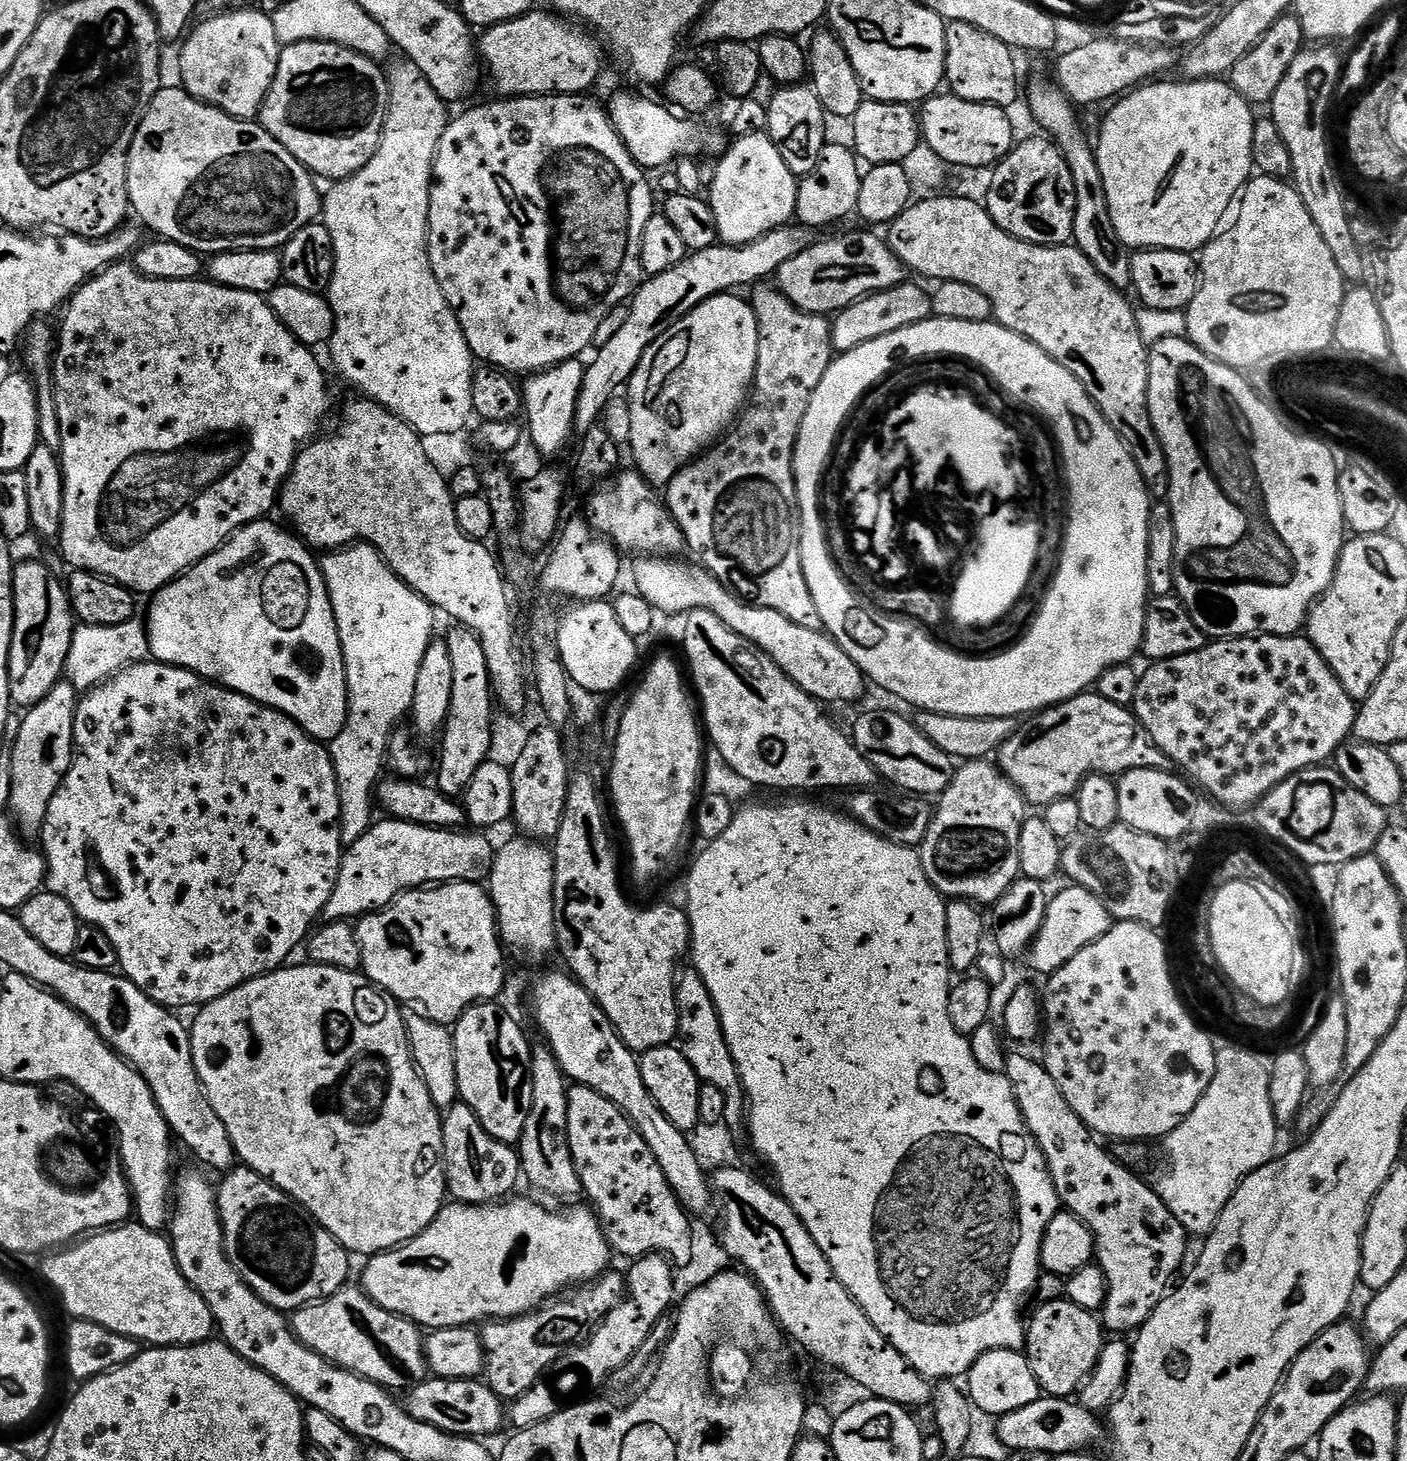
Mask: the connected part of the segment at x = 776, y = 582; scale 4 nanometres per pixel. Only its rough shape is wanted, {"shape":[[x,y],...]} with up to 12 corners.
{"shape":[[751,289],[738,423],[666,486],[687,551],[821,630],[802,570],[796,439],[829,317]]}

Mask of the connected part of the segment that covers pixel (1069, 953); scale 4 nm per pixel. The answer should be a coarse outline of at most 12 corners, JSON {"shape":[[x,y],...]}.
{"shape":[[1090,890],[1049,899],[1030,945],[1036,972],[1057,972],[1114,923]]}

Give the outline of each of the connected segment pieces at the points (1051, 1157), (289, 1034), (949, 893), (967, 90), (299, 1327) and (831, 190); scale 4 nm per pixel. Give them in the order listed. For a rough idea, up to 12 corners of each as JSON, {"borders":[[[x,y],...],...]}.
{"borders":[[[1039,1059],[1003,1073],[1061,1205],[1092,1232],[1112,1334],[1164,1301],[1189,1232]],[[281,966],[203,1005],[239,1163],[349,1254],[446,1203],[397,1000]],[[961,763],[918,849],[945,898],[995,904],[1021,875],[1024,796]],[[966,22],[945,27],[944,78],[966,102],[1009,106],[1016,60]],[[363,1287],[297,1308],[294,1335],[381,1388],[429,1379],[421,1325]],[[825,143],[799,181],[795,219],[809,230],[856,212],[862,164]]]}

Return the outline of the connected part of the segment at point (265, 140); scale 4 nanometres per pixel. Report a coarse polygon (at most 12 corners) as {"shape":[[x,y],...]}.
{"shape":[[161,87],[128,203],[198,254],[280,250],[322,212],[255,119]]}

